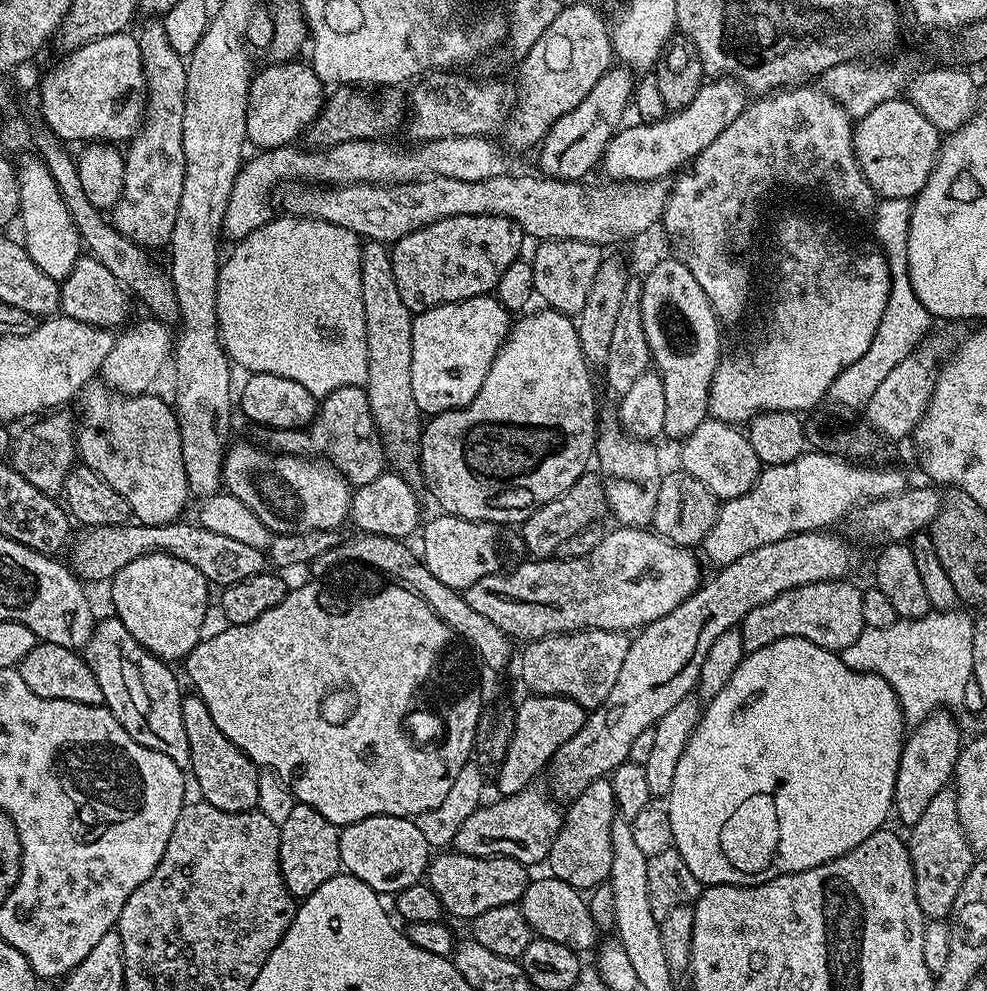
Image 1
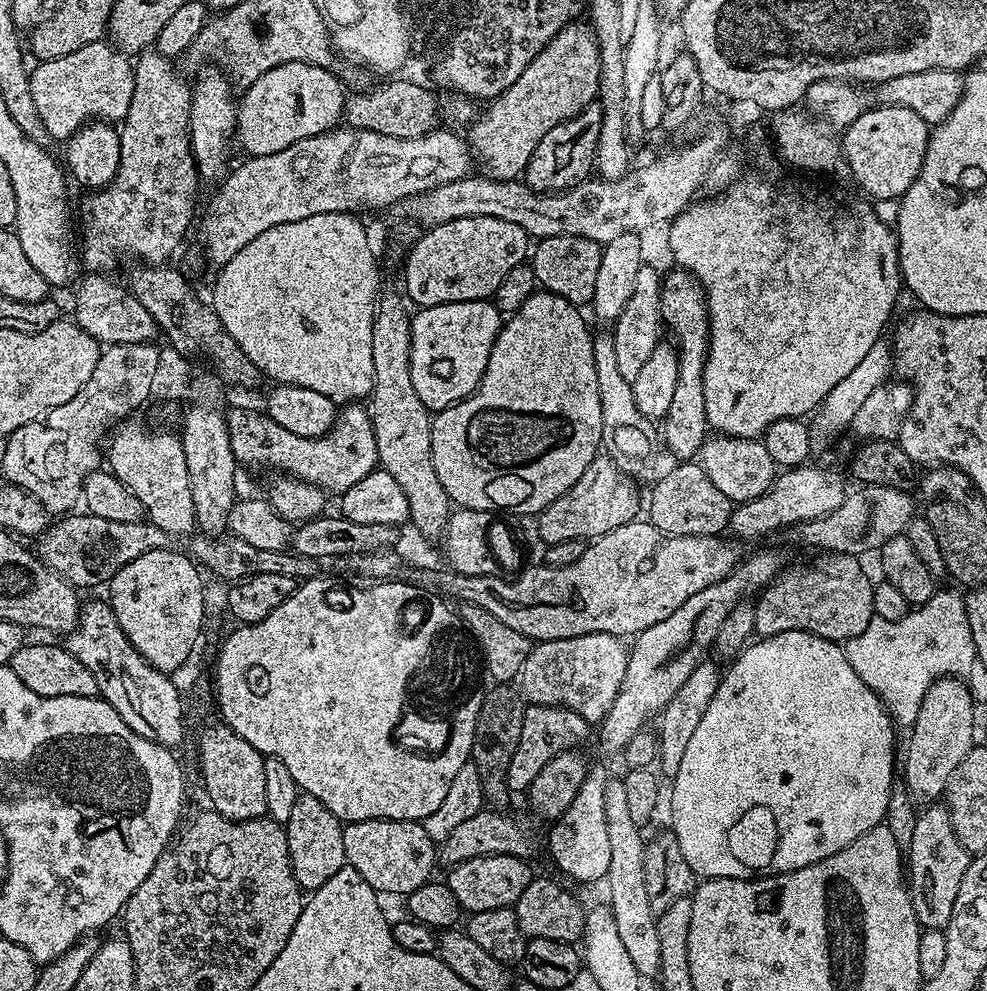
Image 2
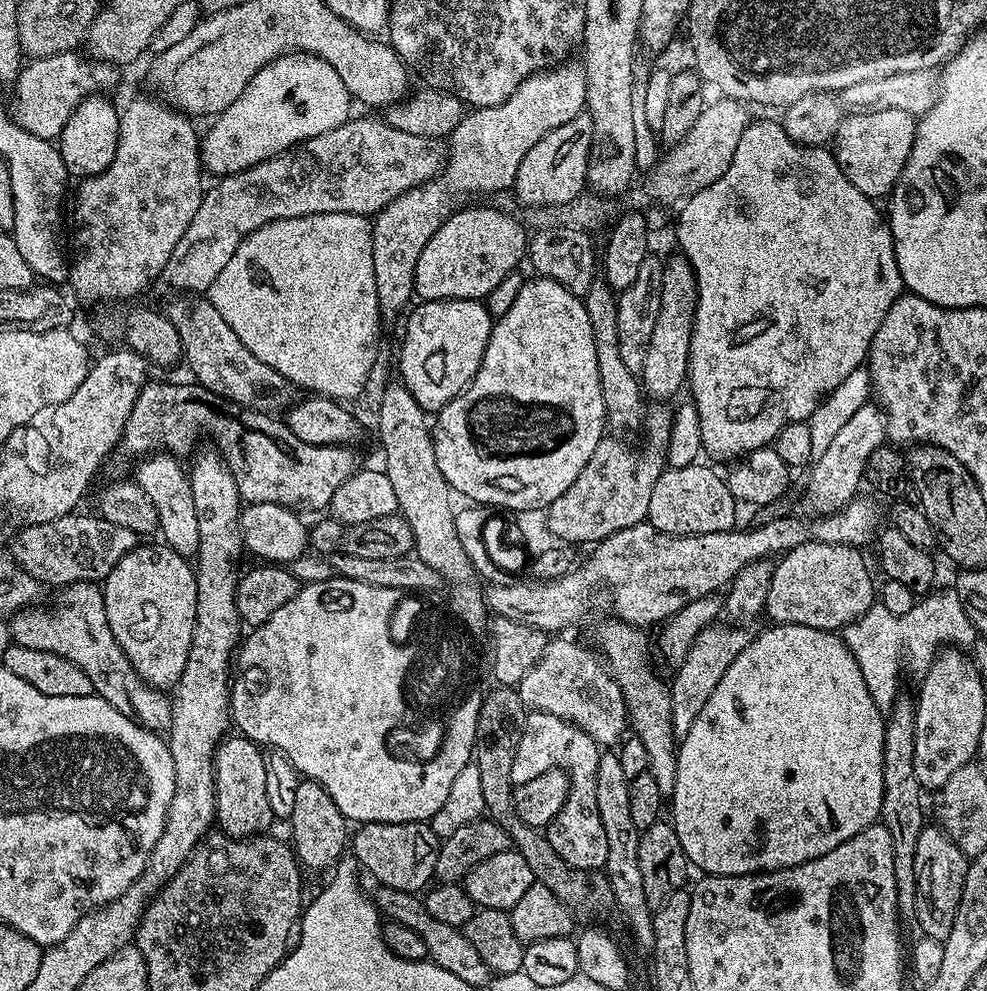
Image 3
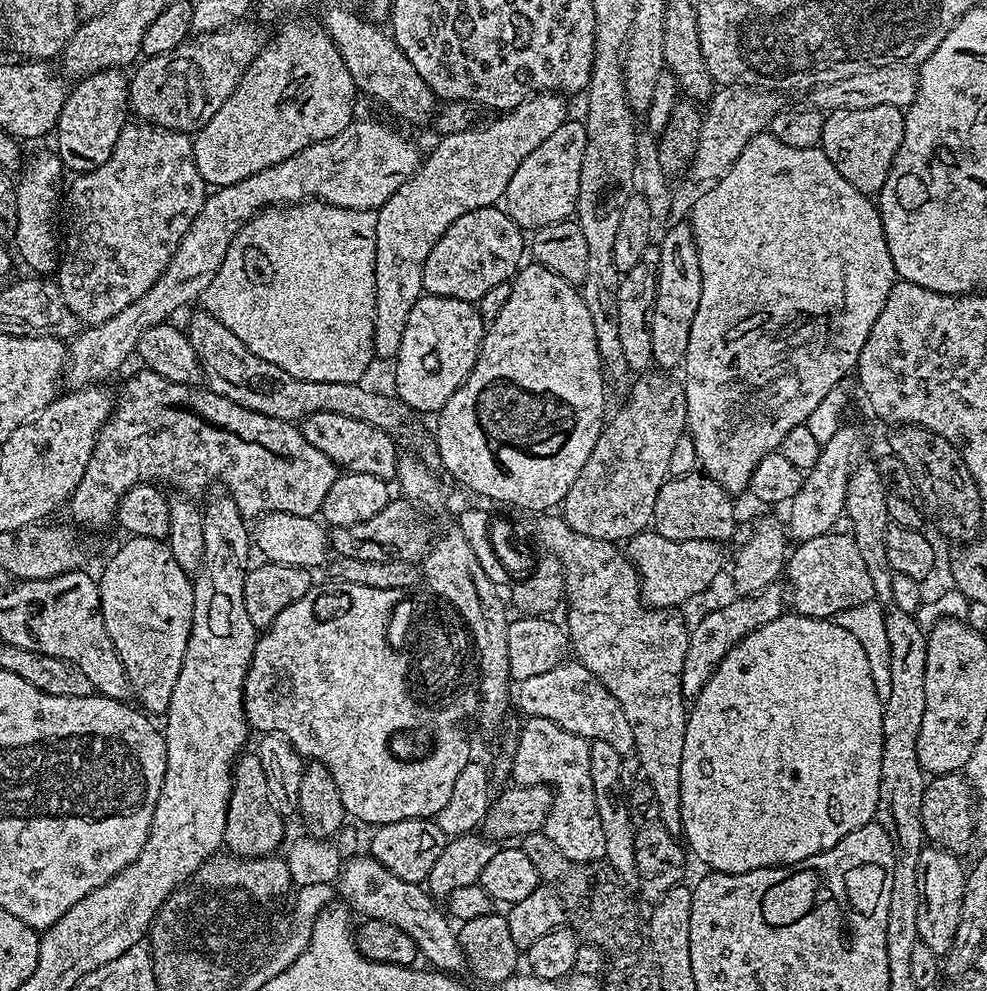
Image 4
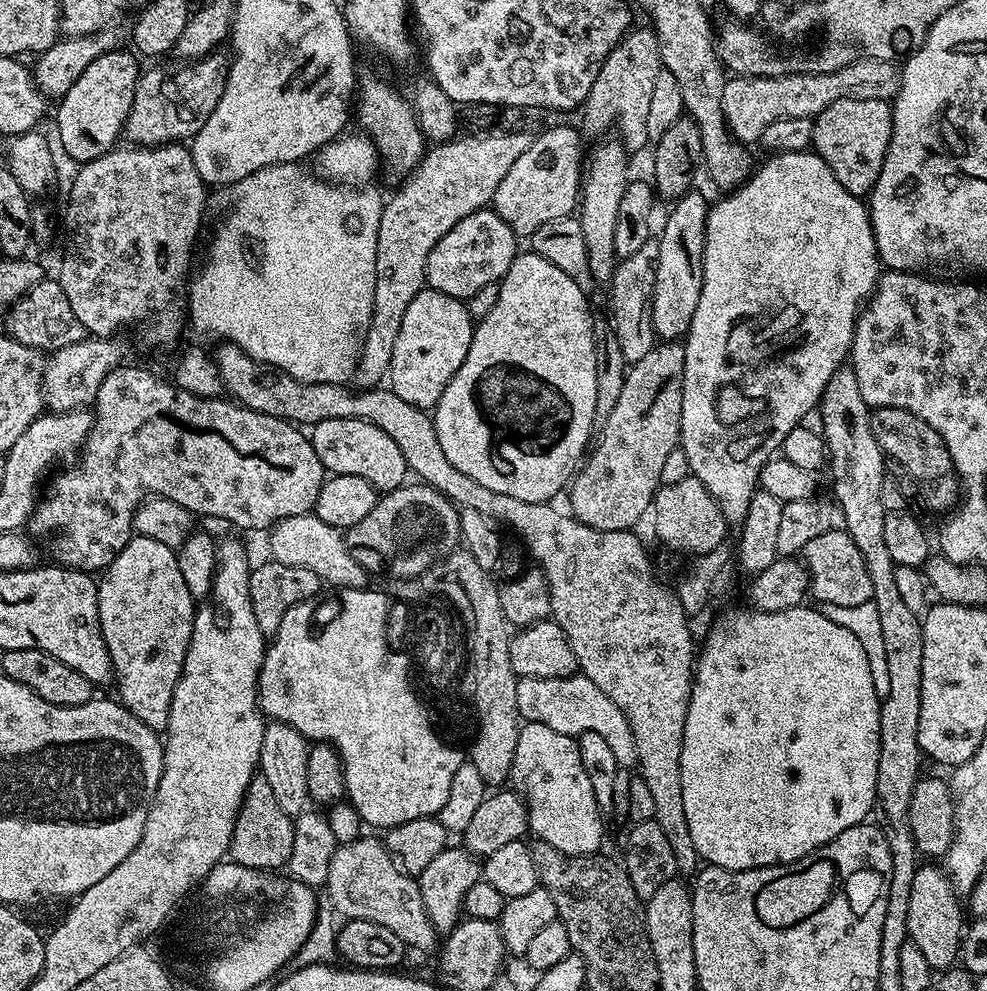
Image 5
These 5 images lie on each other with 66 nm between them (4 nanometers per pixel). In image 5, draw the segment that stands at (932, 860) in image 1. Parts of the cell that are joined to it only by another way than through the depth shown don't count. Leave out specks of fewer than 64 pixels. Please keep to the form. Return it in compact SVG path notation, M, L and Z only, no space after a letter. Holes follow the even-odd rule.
M917 867L914 883L910 886L908 939L911 944L918 946L918 950L922 950L922 954L926 954L926 962L930 962L934 970L947 970L957 963L966 931L963 911L961 897L952 887L952 881L943 867Z

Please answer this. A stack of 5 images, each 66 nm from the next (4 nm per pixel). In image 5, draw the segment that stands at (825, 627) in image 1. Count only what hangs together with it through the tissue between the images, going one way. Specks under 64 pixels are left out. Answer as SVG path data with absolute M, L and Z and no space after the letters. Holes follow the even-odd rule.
M833 526L826 534L810 538L802 560L808 570L811 595L816 595L821 605L862 606L871 601L870 574L866 574L866 562L862 562L862 554L858 554L858 546L854 546L854 538L848 532Z

